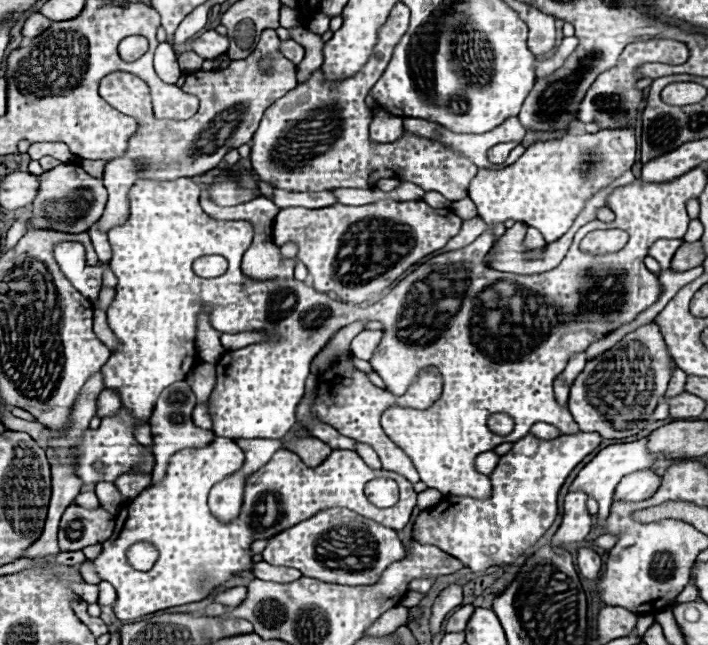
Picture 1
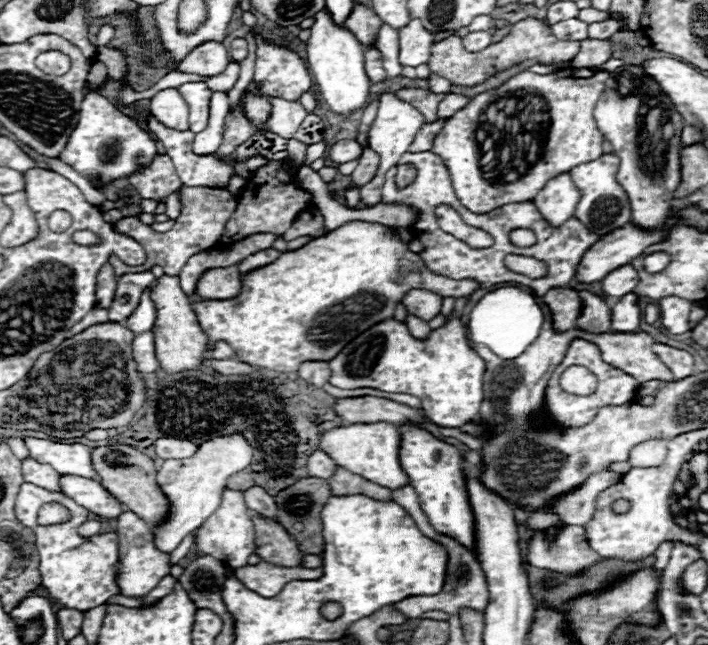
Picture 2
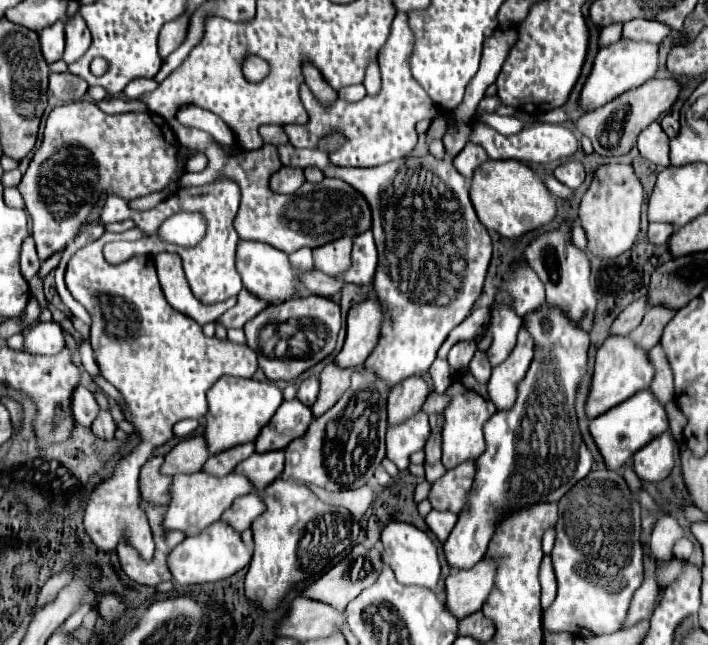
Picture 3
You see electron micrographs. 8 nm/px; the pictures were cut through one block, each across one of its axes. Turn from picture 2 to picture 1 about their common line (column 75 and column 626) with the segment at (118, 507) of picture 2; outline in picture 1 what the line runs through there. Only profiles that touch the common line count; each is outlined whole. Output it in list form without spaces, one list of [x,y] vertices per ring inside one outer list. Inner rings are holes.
[[[640,470],[620,480],[614,492],[614,500],[640,502],[650,498],[658,490],[658,486],[660,486],[660,478],[652,470]]]

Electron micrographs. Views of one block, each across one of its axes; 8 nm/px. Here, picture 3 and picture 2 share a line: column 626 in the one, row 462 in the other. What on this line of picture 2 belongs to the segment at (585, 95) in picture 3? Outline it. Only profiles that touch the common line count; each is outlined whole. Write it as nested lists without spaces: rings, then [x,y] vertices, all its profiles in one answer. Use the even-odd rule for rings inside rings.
[[[30,436],[24,438],[22,442],[26,444],[26,448],[34,460],[54,466],[54,470],[58,470],[58,474],[78,474],[78,476],[96,480],[88,446],[62,444],[62,442],[30,438]]]

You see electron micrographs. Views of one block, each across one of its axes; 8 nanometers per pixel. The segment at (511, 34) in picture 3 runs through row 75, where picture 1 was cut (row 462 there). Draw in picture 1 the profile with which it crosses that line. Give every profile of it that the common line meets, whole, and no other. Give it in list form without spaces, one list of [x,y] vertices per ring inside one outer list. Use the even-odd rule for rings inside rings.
[[[493,450],[483,452],[478,458],[476,458],[476,468],[478,468],[478,472],[482,472],[482,474],[488,476],[488,474],[494,472],[498,460],[500,460],[500,456],[498,456],[496,452],[493,452]]]

